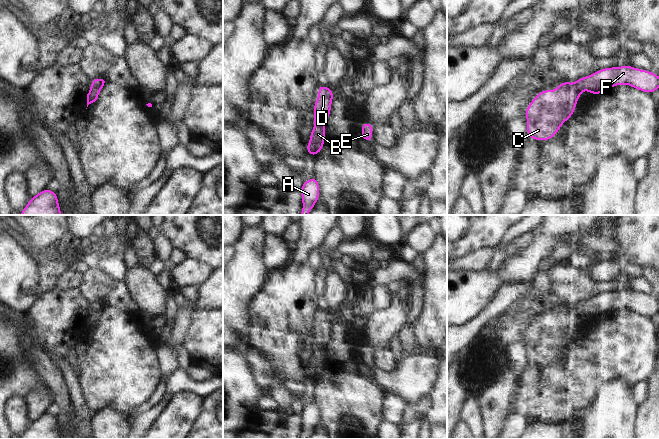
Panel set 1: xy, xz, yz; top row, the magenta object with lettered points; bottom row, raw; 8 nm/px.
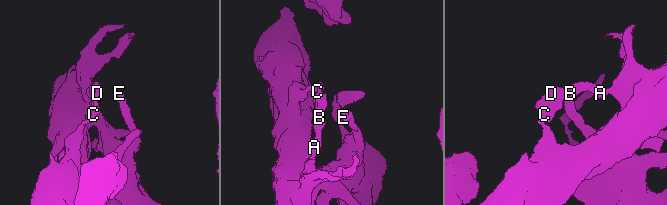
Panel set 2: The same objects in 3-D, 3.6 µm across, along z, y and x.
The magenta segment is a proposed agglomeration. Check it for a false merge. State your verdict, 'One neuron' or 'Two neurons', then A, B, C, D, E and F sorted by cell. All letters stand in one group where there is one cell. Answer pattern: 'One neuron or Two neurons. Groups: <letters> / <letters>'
Two neurons. Groups: A B E F / C D.

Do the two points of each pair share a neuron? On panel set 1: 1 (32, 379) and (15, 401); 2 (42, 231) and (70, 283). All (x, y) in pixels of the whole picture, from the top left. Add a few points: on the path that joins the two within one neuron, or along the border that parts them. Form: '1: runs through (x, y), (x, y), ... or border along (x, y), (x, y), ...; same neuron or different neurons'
1: border along (22, 396), (15, 395), (10, 398); different neurons
2: border along (63, 269), (55, 287); different neurons

